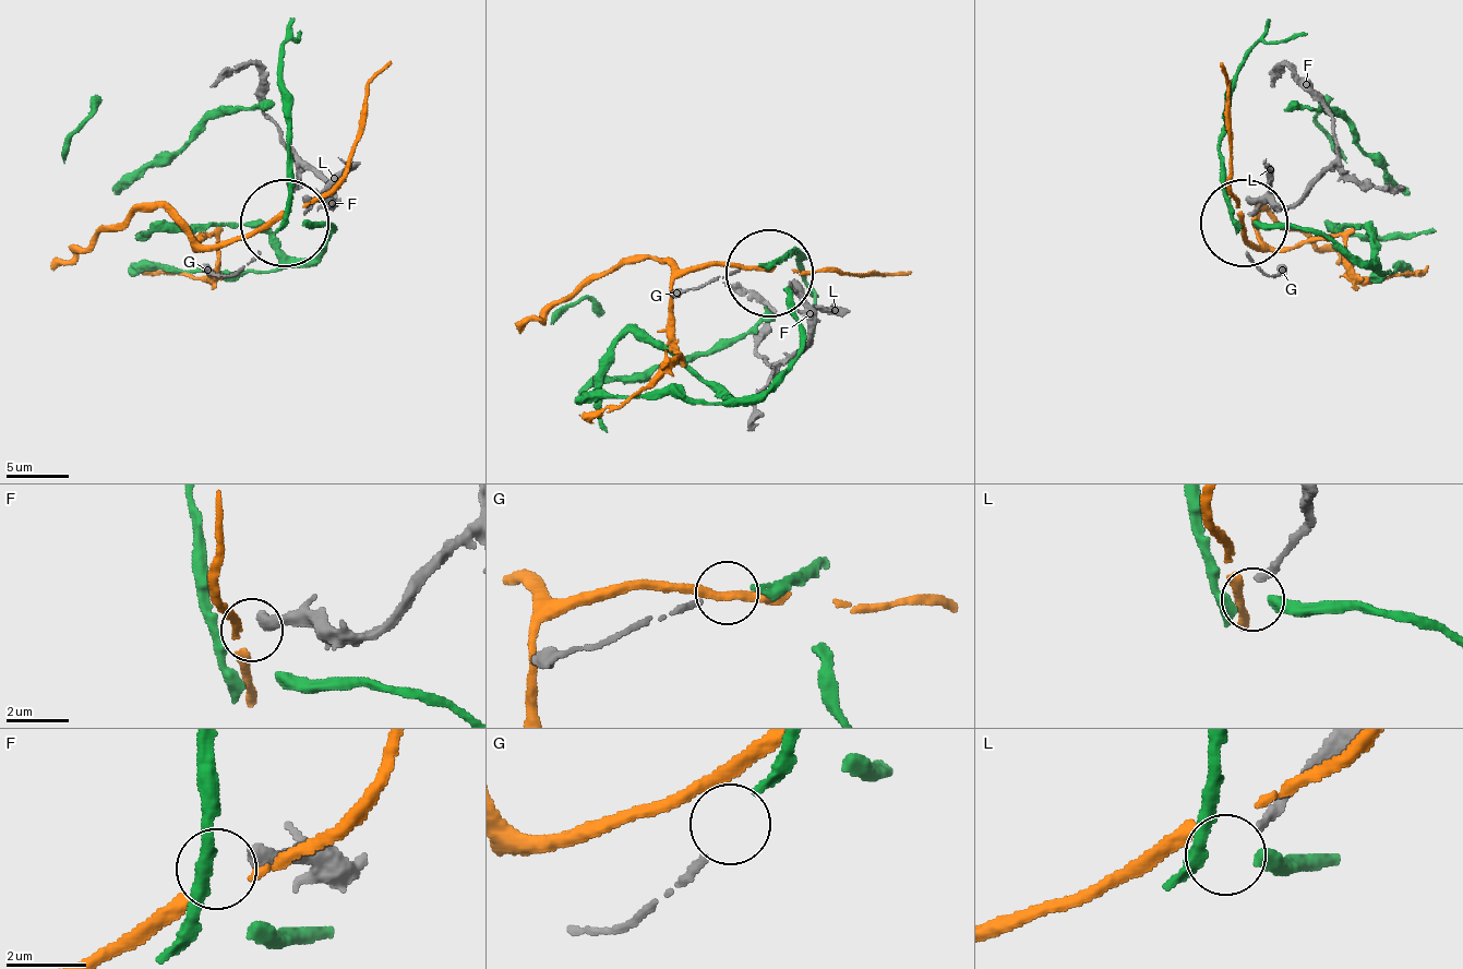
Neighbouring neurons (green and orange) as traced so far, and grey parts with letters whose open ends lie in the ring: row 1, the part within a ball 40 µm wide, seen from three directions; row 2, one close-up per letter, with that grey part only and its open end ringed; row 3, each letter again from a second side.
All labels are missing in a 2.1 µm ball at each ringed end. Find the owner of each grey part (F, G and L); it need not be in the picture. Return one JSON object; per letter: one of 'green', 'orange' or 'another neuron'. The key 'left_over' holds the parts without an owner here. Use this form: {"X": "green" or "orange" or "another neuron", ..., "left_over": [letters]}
{"F": "orange", "G": "green", "L": "another neuron", "left_over": ["L"]}

